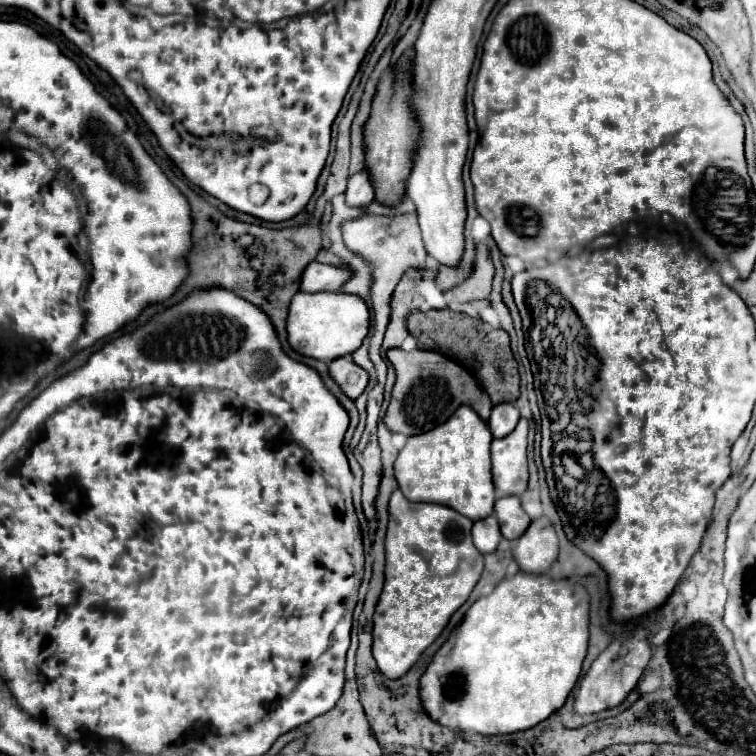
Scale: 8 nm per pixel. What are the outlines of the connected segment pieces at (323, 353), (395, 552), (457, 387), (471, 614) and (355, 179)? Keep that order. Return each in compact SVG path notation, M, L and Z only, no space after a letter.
M299 291L289 307L287 333L291 347L307 357L331 361L341 355L351 355L361 347L369 333L369 307L363 297L343 291L321 291L305 293Z
M397 489L389 501L389 527L387 527L387 567L385 567L385 587L379 597L375 617L373 617L373 657L381 673L389 679L403 677L421 653L439 637L439 633L449 623L451 615L467 601L473 587L483 573L483 555L475 549L471 541L473 521L437 503L413 503Z
M389 349L387 359L393 363L397 371L397 383L393 387L391 403L383 419L389 431L403 433L407 437L427 433L445 423L461 405L469 405L483 421L487 421L493 403L487 391L479 385L479 381L459 363L451 361L449 357L437 351L421 351L421 349L409 353L403 349Z
M519 571L515 577L503 579L489 595L479 597L471 609L465 613L465 619L457 629L451 631L449 639L439 647L439 651L433 655L433 661L429 663L427 671L423 673L419 681L419 695L423 701L423 709L429 713L429 717L445 727L451 729L473 729L483 735L505 735L505 733L515 733L515 731L525 731L535 727L537 723L545 721L553 711L561 709L567 695L575 687L579 675L581 675L581 663L587 653L587 639L589 639L589 595L581 585L571 583L569 579L553 581L549 575L531 575Z
M365 169L349 179L345 201L349 207L361 207L361 209L365 209L373 201L373 187Z

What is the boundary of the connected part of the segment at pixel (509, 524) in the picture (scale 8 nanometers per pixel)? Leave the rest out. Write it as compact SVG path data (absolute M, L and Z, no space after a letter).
M503 497L495 503L495 513L501 525L501 533L505 539L519 539L527 525L531 523L529 515L523 511L519 497Z

